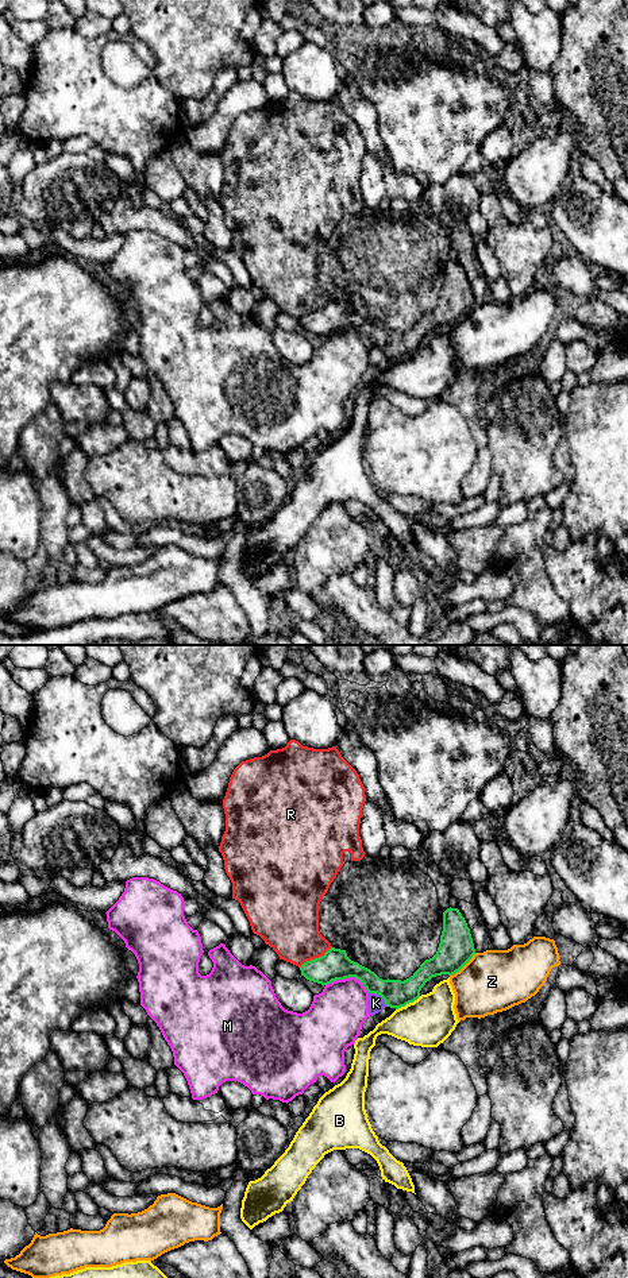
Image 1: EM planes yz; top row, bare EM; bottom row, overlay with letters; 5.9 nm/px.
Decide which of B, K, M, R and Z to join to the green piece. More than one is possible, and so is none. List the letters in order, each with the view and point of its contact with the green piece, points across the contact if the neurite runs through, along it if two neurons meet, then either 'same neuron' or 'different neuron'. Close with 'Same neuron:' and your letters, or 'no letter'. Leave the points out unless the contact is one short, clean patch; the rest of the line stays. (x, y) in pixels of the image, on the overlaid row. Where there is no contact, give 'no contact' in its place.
B: meets green in yz at (408, 1003); different neuron
K: meets green in yz at (380, 995); different neuron
M: meets green in yz at (349, 977); different neuron
R: meets green in yz at (315, 958); border along yz (331, 946), (320, 956), (307, 960), (299, 966); different neuron
Z: meets green in yz at (462, 966); different neuron
Same neuron: no letter

